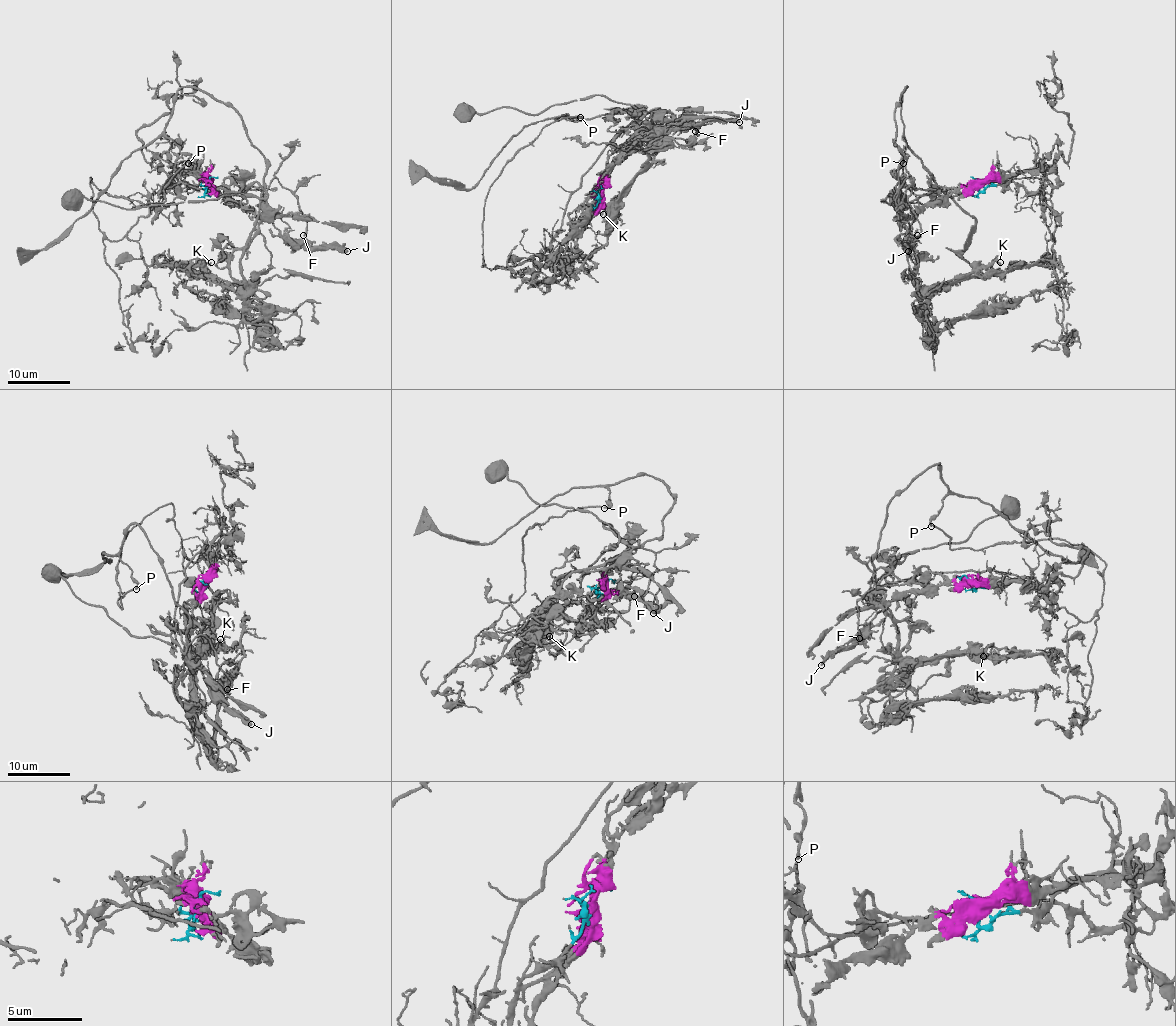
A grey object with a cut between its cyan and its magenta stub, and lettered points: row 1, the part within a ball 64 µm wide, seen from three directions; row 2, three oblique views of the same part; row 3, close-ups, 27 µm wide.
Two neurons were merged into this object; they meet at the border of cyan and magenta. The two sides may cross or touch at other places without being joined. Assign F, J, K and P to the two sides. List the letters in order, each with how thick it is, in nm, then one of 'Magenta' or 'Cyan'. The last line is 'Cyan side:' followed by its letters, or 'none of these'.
F: Thickness 150 nm. Magenta
J: Thickness 320 nm. Magenta
K: Thickness 200 nm. Magenta
P: Thickness 160 nm. Magenta
Cyan side: none of these

